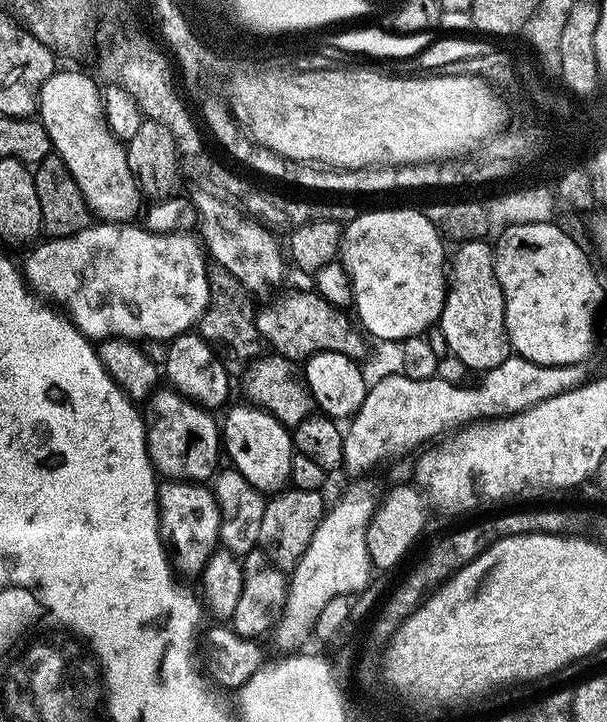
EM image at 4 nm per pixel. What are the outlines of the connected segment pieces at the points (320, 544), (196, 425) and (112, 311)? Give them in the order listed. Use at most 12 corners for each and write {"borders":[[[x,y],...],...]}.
{"borders":[[[377,501],[329,507],[288,580],[274,637],[305,646],[318,614],[374,572],[366,550]],[[168,386],[146,405],[148,456],[169,480],[211,481],[215,415]],[[96,222],[37,243],[31,291],[93,342],[208,308],[201,241]]]}

